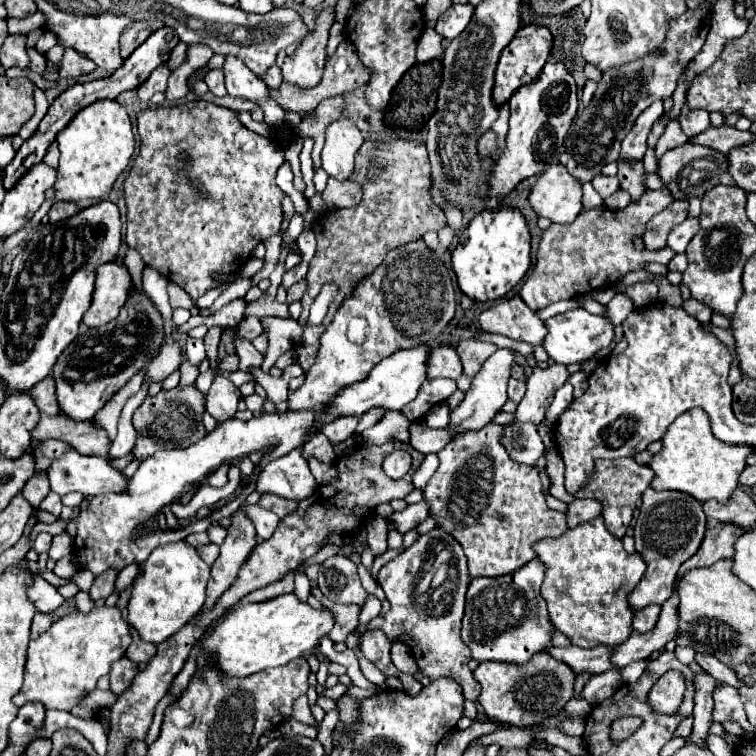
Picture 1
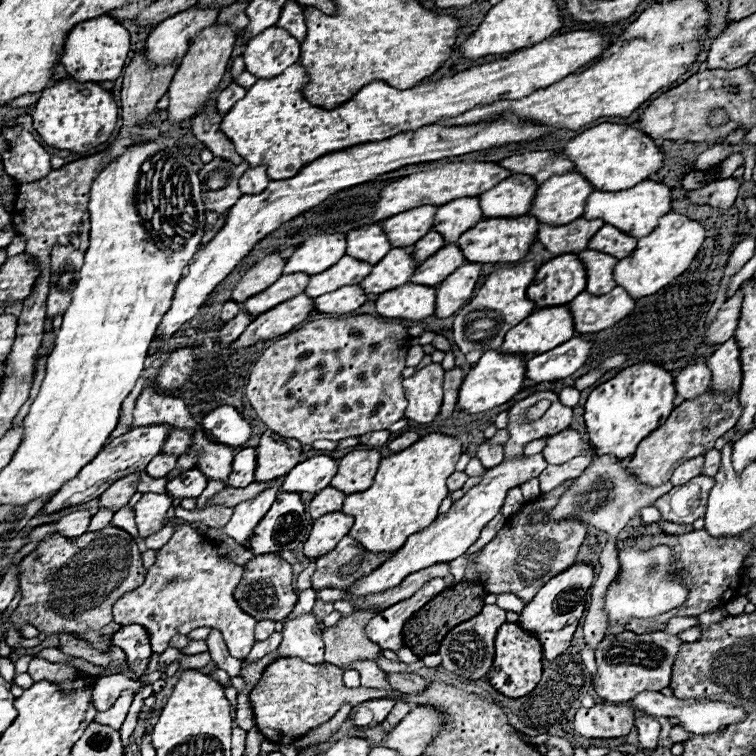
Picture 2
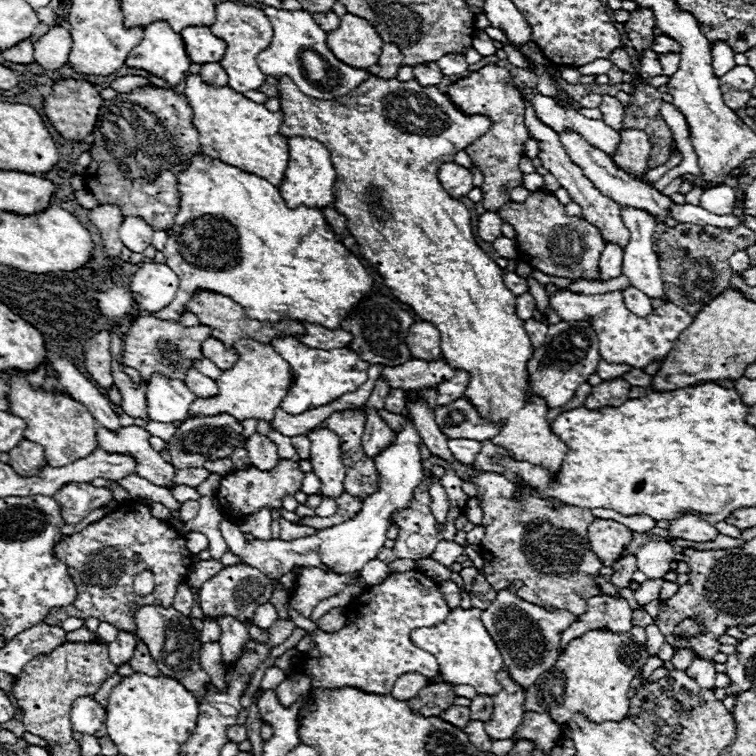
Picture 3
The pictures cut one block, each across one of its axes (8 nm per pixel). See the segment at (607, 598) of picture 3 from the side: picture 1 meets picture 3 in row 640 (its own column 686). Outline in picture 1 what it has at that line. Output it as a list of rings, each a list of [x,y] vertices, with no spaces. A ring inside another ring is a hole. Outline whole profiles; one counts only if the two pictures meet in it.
[[[718,524],[716,528],[708,528],[698,552],[682,564],[680,572],[686,572],[690,568],[712,566],[714,562],[732,556],[732,546],[738,540],[738,536],[742,536],[742,532],[746,532],[746,528],[740,528],[738,524]]]

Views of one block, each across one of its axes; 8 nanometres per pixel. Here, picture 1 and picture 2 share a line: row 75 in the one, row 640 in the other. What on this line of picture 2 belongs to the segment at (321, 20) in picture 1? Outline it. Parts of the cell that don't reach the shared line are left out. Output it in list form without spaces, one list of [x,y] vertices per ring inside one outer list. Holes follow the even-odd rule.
[[[302,614],[302,616],[290,620],[288,624],[284,624],[282,634],[284,634],[284,638],[282,638],[280,646],[276,648],[276,654],[280,658],[296,656],[308,664],[324,662],[322,630],[320,630],[314,614]]]

